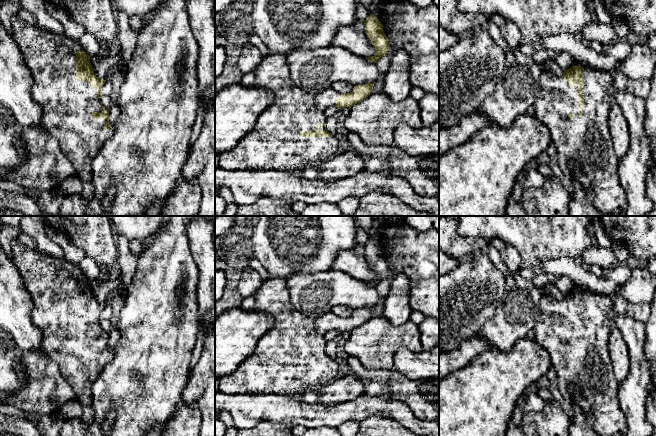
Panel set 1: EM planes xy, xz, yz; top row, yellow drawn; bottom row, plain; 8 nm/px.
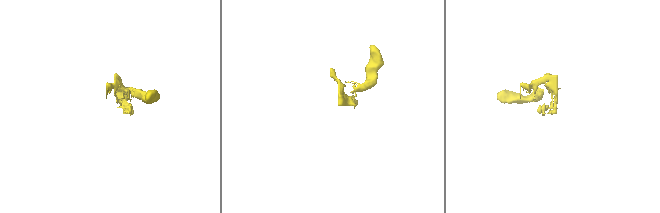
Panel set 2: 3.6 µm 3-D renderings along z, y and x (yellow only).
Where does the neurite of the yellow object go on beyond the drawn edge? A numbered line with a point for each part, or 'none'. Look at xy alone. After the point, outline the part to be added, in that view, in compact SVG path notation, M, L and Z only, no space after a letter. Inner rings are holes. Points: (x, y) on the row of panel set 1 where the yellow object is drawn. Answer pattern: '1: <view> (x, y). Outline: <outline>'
1: xy (67, 104). Outline: M16 15L12 18L11 36L32 73L34 83L31 95L42 107L41 126L59 141L62 153L75 167L76 175L82 182L91 182L92 161L114 130L104 128L106 119L92 118L93 111L105 111L98 98L98 88L94 89L90 81L76 80L76 52L83 49L77 40L29 25Z

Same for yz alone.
1: yz (585, 140). Outline: M593 66L584 67L584 108L579 108L577 85L572 88L564 78L543 70L540 92L533 105L536 117L550 130L556 146L555 160L567 178L579 180L587 189L594 206L603 216L620 214L627 205L626 194L619 182L618 162L608 127L613 100L613 76Z

